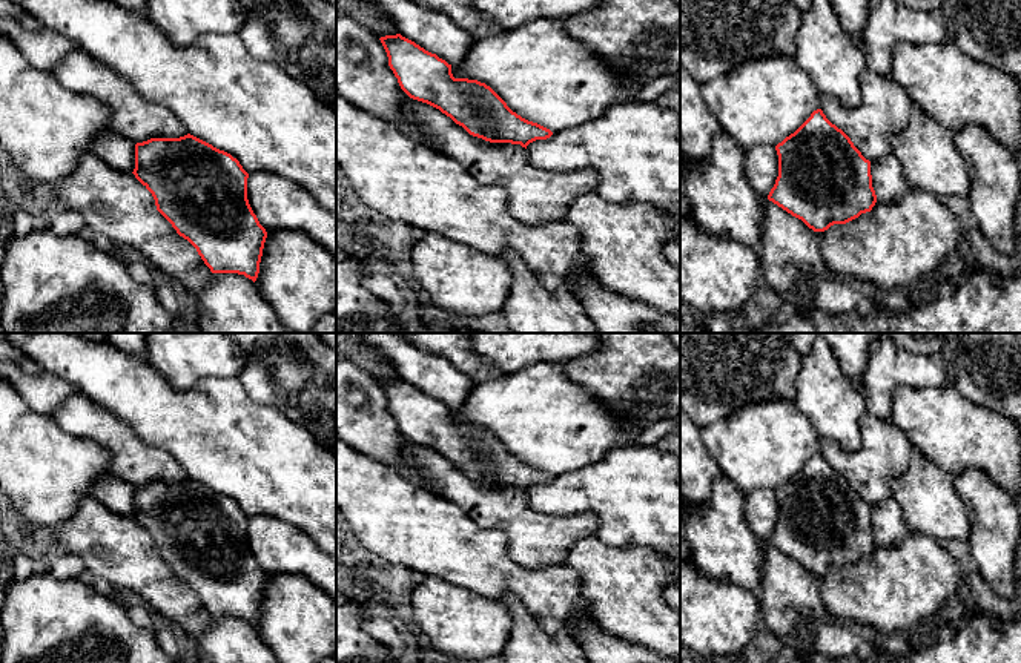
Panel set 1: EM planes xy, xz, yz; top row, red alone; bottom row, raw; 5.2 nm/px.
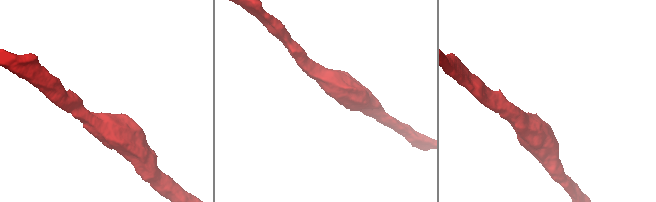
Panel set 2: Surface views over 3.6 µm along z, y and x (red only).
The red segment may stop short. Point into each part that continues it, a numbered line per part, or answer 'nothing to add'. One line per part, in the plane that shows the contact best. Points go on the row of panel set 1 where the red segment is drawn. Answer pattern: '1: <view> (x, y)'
1: xz (535, 195)

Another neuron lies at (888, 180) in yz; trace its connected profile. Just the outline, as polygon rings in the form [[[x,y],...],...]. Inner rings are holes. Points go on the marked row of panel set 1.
[[[894,153],[872,161],[871,175],[877,201],[881,203],[898,201],[910,187],[903,175],[903,166]]]

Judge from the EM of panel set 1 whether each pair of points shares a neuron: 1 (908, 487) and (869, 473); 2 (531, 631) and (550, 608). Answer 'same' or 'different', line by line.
1: different
2: different

